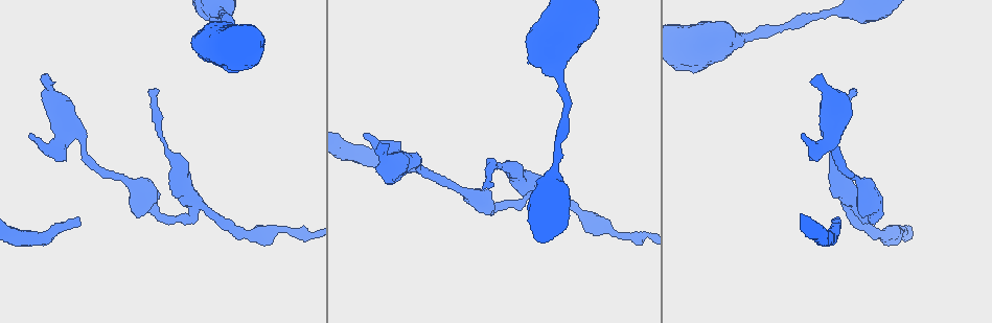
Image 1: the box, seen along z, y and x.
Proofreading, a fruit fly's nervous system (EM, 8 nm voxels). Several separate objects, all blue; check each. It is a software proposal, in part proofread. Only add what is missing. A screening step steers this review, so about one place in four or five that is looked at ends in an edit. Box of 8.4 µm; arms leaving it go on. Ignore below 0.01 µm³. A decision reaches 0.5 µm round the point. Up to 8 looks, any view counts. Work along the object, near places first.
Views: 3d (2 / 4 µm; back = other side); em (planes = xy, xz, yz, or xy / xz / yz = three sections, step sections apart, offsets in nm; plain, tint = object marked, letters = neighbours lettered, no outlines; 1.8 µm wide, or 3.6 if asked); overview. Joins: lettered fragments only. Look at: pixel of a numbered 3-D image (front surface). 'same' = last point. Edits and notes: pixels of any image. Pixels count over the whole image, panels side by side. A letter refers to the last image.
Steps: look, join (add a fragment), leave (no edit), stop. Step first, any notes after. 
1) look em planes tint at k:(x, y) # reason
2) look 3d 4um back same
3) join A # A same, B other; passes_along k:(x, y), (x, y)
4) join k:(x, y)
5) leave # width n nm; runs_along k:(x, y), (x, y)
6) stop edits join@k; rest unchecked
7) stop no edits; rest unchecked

look em xz step 16 tint at 1:(413, 169) # end of a long branch

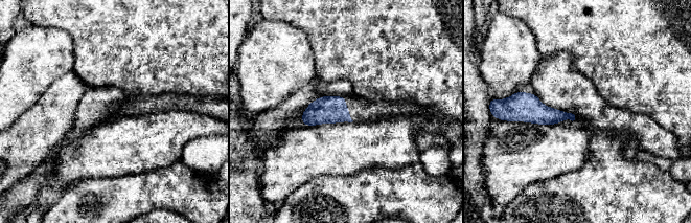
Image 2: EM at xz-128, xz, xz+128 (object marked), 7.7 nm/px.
look em planes tint same

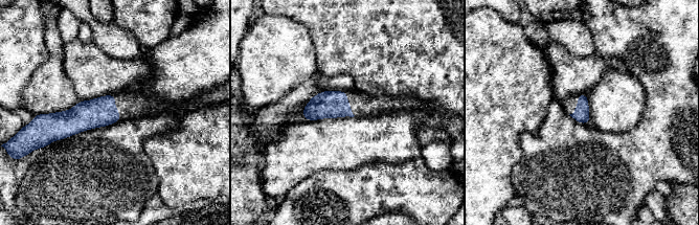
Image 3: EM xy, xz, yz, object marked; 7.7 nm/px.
look em planes letters same

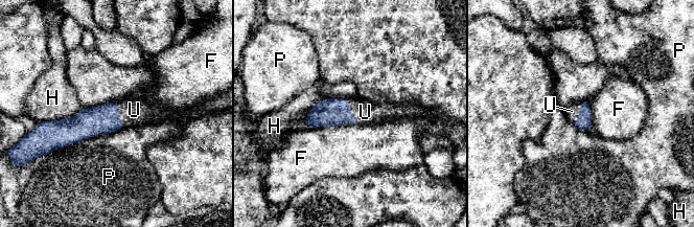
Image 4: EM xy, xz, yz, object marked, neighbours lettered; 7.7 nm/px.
join U # longest_contact P 500 nm; F other, H other, P other, U same; the neuron continues

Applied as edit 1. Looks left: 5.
look em 3.6um xz step 4 tint at 1:(853, 93) # tapers out

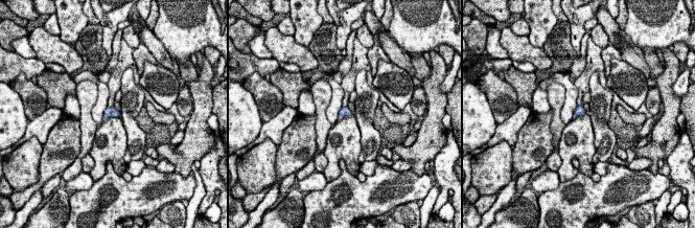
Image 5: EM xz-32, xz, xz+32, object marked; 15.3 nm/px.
look em 3.6um planes letters same

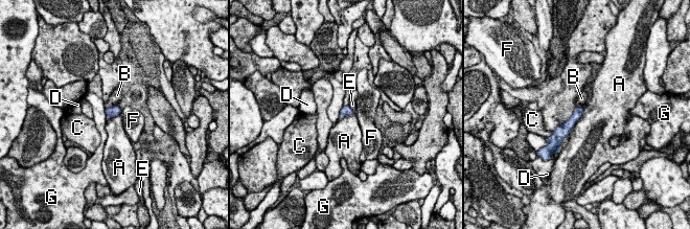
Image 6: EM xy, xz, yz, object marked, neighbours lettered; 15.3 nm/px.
leave # A other, B other, C other, D other, E other, F other, G other; border 6:(583, 108), (582, 115), (568, 134); none of them fits

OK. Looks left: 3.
look em planes letters at 1:(29, 136) # thick end

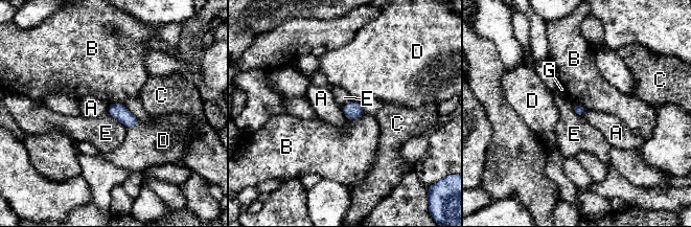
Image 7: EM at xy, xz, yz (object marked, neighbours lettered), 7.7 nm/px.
leave # A other, B other, C other, D other, E other, G other; none of them fits

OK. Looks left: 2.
stop edits join@4; rest unchecked

